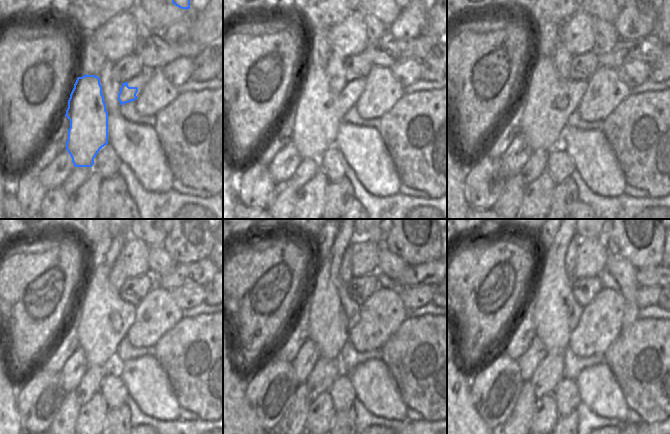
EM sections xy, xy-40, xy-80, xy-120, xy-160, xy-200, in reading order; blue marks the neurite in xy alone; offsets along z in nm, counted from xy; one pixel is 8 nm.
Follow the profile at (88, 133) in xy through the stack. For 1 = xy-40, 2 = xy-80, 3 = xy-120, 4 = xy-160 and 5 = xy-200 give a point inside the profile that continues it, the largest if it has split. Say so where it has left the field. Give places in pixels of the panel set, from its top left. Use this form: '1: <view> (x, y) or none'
1: xy-40 (318, 111)
2: xy-80 (548, 100)
3: xy-120 (104, 317)
4: xy-160 (332, 313)
5: xy-200 (556, 312)

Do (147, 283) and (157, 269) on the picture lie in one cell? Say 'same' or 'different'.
different

